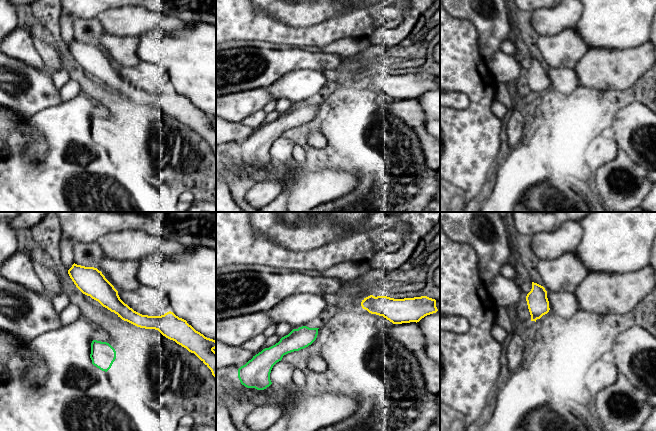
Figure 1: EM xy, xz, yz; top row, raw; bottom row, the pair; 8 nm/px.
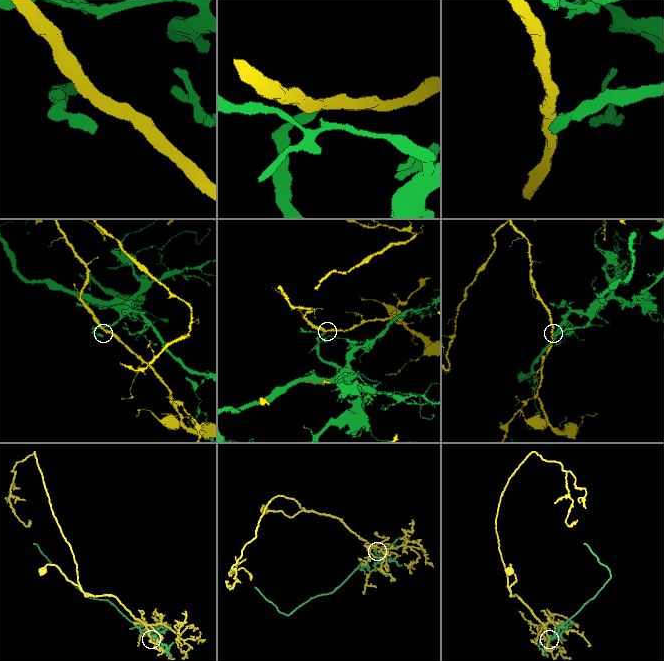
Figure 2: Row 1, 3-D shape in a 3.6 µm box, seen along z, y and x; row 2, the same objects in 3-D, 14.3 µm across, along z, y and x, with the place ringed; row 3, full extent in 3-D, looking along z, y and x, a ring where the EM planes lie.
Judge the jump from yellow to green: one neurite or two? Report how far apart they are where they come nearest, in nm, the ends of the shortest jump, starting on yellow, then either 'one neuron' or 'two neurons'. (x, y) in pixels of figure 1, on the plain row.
gap 220 nm; span xy (122, 95), (108, 119); two neurons

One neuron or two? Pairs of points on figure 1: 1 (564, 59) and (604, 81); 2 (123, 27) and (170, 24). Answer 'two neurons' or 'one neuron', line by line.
1: two neurons
2: one neuron

